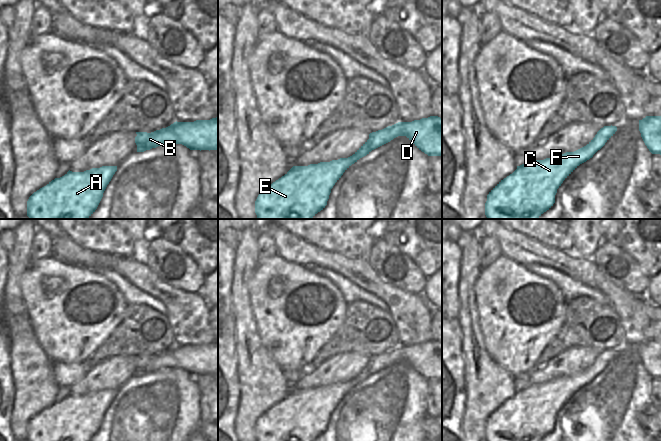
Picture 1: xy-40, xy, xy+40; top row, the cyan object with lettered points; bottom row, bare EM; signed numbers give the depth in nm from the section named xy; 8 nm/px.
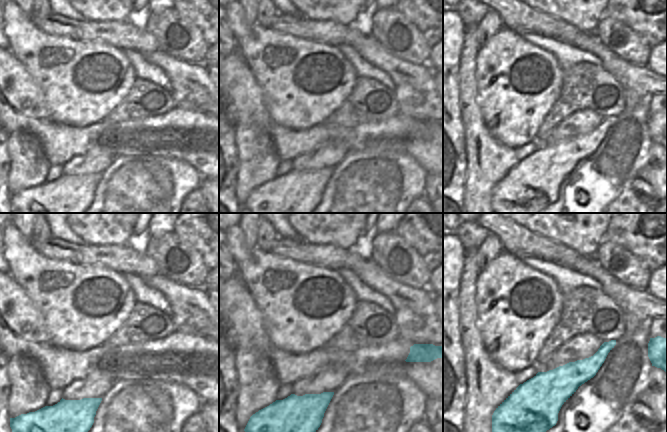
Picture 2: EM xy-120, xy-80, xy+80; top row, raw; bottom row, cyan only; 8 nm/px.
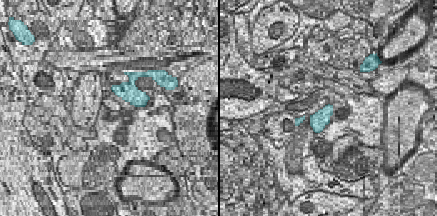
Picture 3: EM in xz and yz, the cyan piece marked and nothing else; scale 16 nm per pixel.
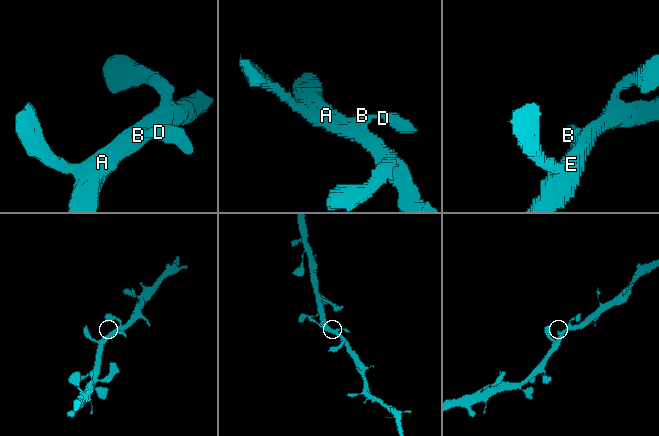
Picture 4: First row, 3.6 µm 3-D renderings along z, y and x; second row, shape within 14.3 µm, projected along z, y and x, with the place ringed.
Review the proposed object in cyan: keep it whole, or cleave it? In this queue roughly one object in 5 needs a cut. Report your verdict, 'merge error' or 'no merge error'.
no merge error

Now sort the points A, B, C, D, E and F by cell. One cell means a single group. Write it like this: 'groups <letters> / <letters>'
groups A B C D E F

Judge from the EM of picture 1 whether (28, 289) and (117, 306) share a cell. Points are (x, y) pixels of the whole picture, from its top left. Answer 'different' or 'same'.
same

